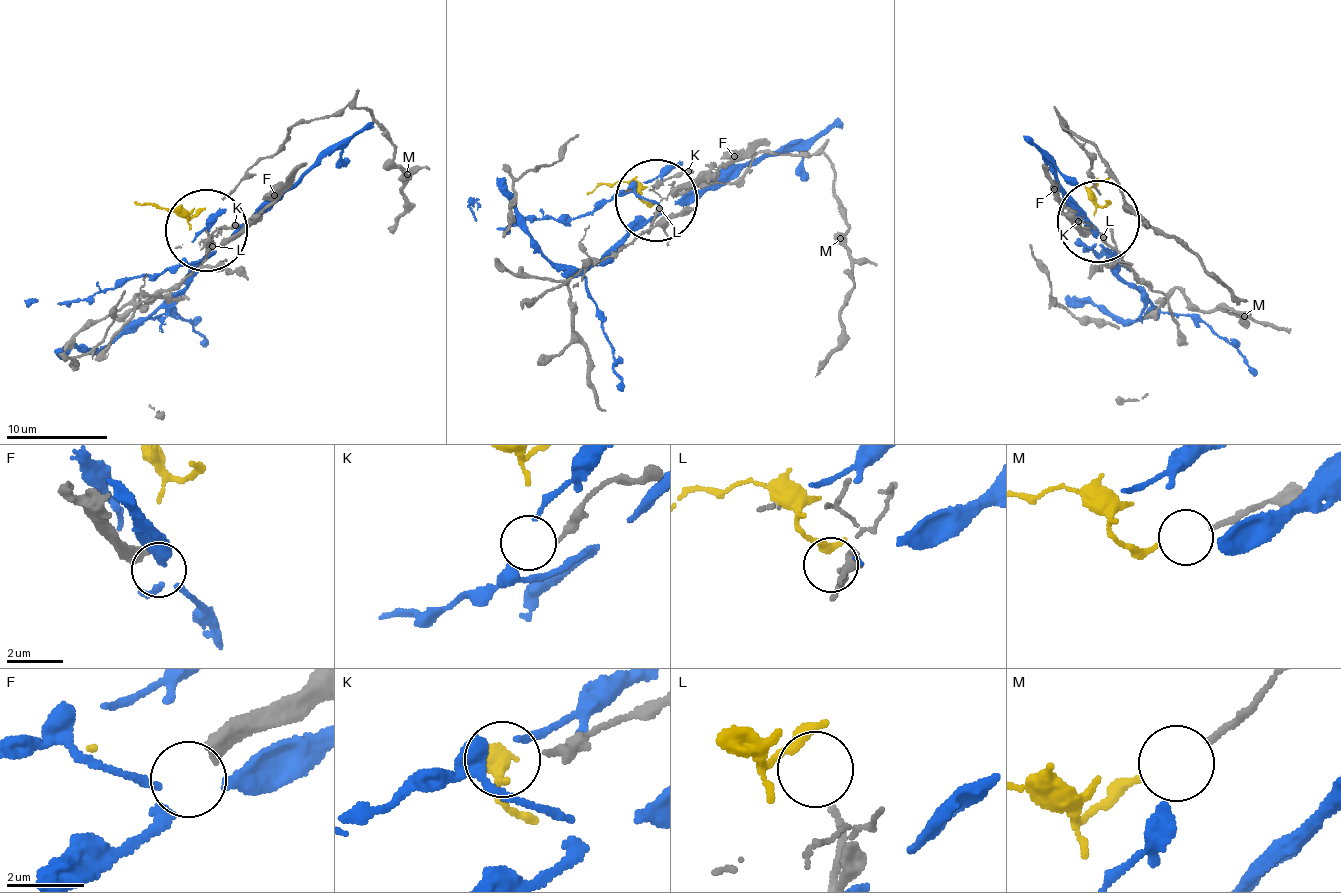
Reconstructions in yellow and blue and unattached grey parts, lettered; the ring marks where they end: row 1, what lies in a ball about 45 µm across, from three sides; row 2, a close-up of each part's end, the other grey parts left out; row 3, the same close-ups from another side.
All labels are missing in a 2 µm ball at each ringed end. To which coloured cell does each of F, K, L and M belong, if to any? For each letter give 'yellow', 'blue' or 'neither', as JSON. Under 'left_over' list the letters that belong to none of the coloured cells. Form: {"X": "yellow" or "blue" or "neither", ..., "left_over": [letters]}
{"F": "neither", "K": "neither", "L": "neither", "M": "yellow", "left_over": ["F", "K", "L"]}

